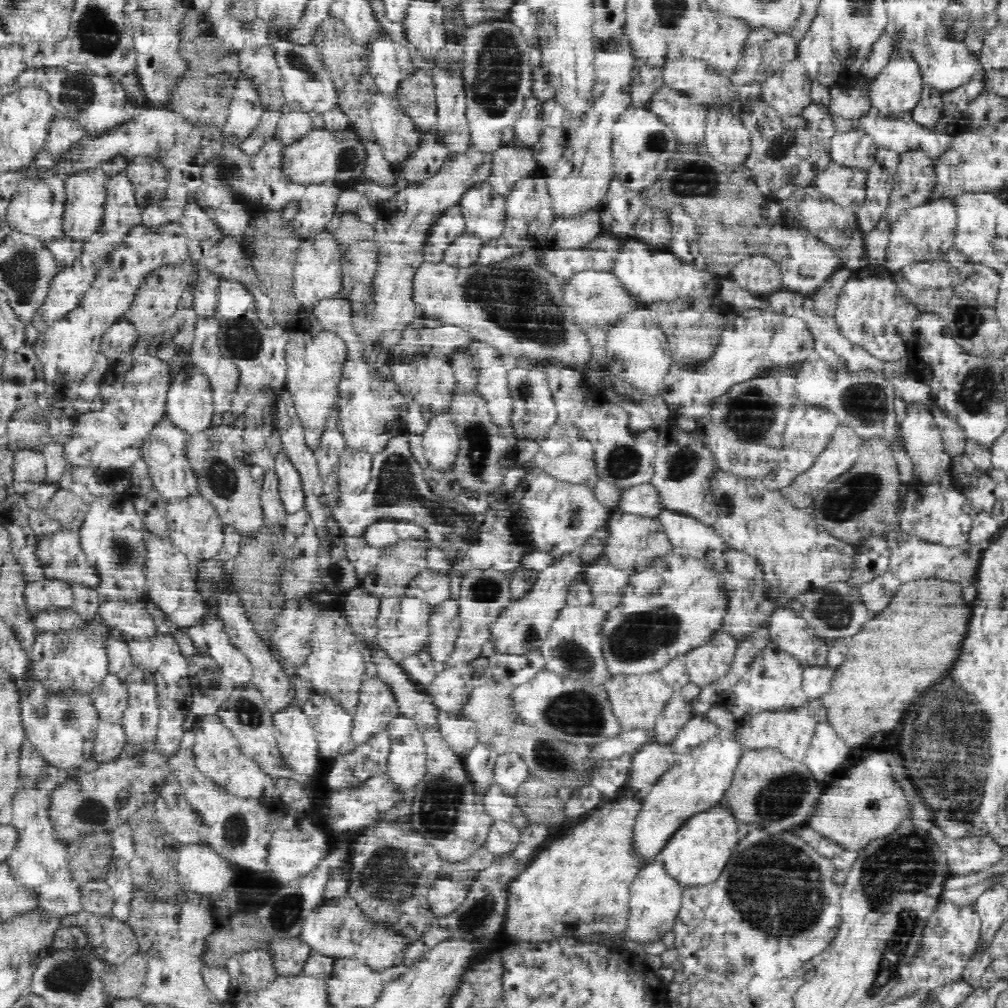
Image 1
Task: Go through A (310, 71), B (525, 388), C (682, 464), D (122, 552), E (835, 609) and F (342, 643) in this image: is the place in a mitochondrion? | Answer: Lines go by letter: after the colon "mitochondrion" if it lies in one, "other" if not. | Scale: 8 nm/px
A: mitochondrion
B: mitochondrion
C: mitochondrion
D: mitochondrion
E: mitochondrion
F: other

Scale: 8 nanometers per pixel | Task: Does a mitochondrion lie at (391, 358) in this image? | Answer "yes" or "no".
no

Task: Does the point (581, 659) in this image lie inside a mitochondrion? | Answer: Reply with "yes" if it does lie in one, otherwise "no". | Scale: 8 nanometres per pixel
yes

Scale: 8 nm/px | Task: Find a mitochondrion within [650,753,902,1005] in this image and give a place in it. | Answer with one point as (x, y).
(764, 883)

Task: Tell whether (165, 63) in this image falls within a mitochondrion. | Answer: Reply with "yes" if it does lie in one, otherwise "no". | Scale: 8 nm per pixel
yes

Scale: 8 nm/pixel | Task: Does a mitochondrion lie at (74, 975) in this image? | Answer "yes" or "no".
yes

